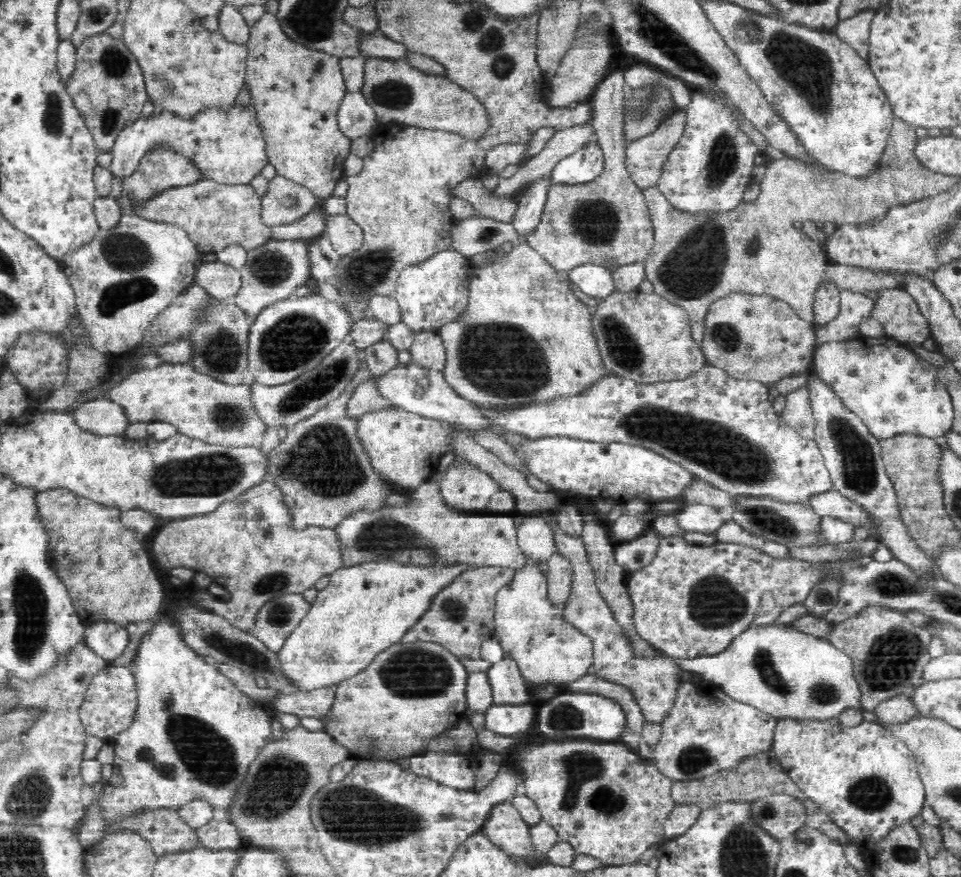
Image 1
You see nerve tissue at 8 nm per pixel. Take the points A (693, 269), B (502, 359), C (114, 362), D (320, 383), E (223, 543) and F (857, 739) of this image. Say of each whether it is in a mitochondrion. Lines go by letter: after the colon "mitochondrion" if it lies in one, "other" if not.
A: mitochondrion
B: mitochondrion
C: other
D: mitochondrion
E: other
F: other

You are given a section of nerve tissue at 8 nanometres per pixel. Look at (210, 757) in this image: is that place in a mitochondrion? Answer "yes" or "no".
yes

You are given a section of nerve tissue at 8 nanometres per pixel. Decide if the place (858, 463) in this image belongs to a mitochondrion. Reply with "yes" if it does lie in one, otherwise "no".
yes

